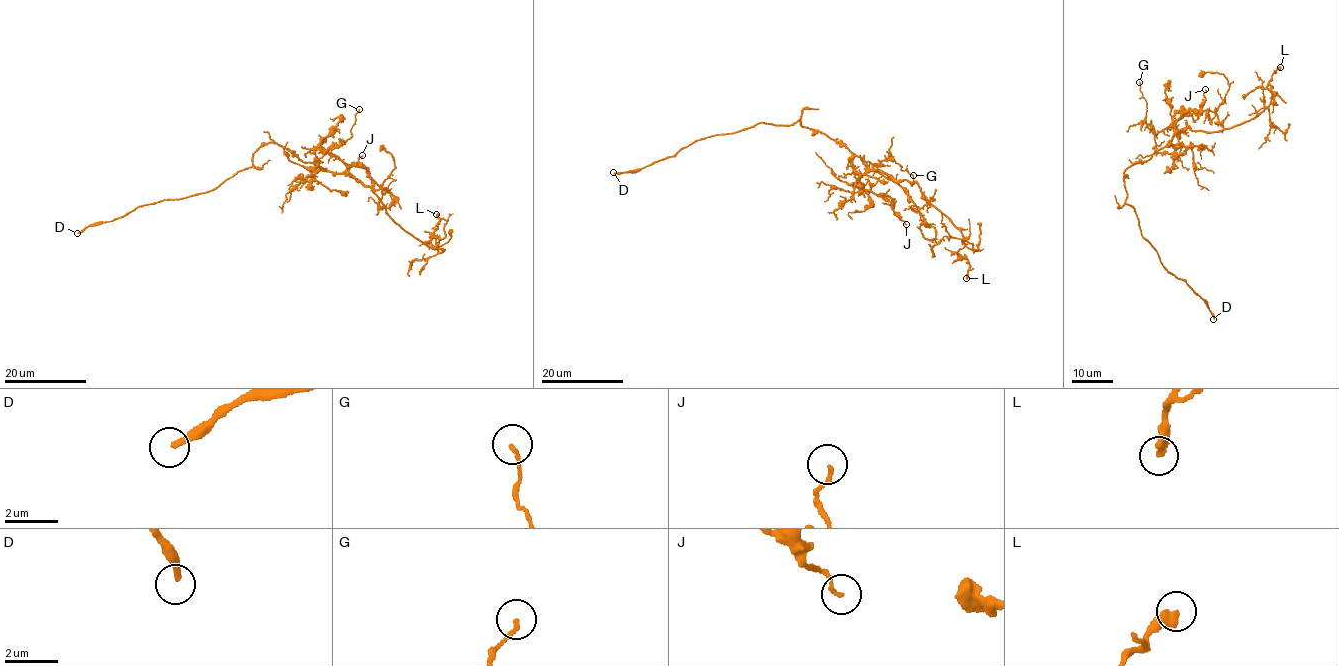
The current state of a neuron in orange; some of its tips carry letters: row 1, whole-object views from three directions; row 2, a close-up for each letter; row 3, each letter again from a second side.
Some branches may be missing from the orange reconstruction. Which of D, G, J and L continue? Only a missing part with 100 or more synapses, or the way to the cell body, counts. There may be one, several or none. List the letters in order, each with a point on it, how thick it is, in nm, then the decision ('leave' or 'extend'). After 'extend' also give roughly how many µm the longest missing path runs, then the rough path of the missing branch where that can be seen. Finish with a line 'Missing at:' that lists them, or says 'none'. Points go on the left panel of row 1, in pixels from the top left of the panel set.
D: (77, 233) | 240 nm | extend | 15 µm | (77, 233), (60, 248), (48, 267)
G: (359, 109) | 130 nm | leave
J: (362, 155) | 120 nm | leave
L: (436, 214) | 300 nm | leave
Missing at: D

